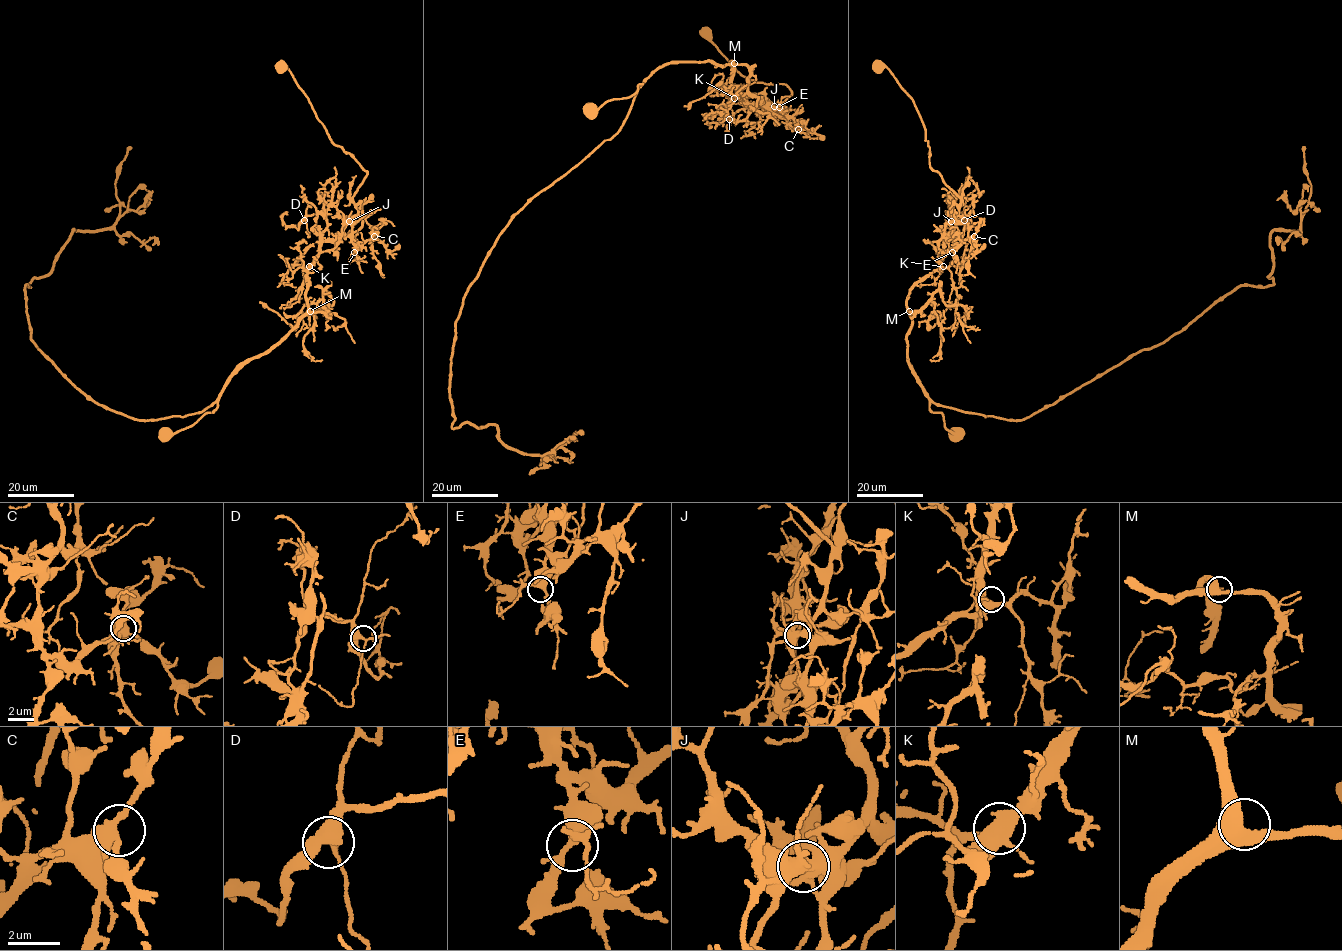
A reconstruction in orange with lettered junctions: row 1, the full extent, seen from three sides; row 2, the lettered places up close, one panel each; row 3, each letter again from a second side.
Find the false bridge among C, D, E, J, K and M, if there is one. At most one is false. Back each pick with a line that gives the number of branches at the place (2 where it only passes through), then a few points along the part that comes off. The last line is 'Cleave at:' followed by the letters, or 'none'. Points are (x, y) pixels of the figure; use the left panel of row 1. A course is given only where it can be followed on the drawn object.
J: 4 | (349, 221), (358, 214), (353, 198), (367, 172), (331, 140), (287, 67), (278, 66)
Cleave at: J

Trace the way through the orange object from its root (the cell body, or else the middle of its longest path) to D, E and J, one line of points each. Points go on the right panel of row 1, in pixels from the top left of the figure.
D: (958, 434), (930, 409), (908, 363), (906, 298), (940, 269), (954, 213), (964, 220)
E: (958, 434), (930, 409), (908, 363), (906, 339), (909, 291), (940, 269), (943, 245), (953, 235), (952, 252)
J: (958, 434), (930, 409), (908, 363), (906, 339), (908, 292), (940, 269), (952, 221)

